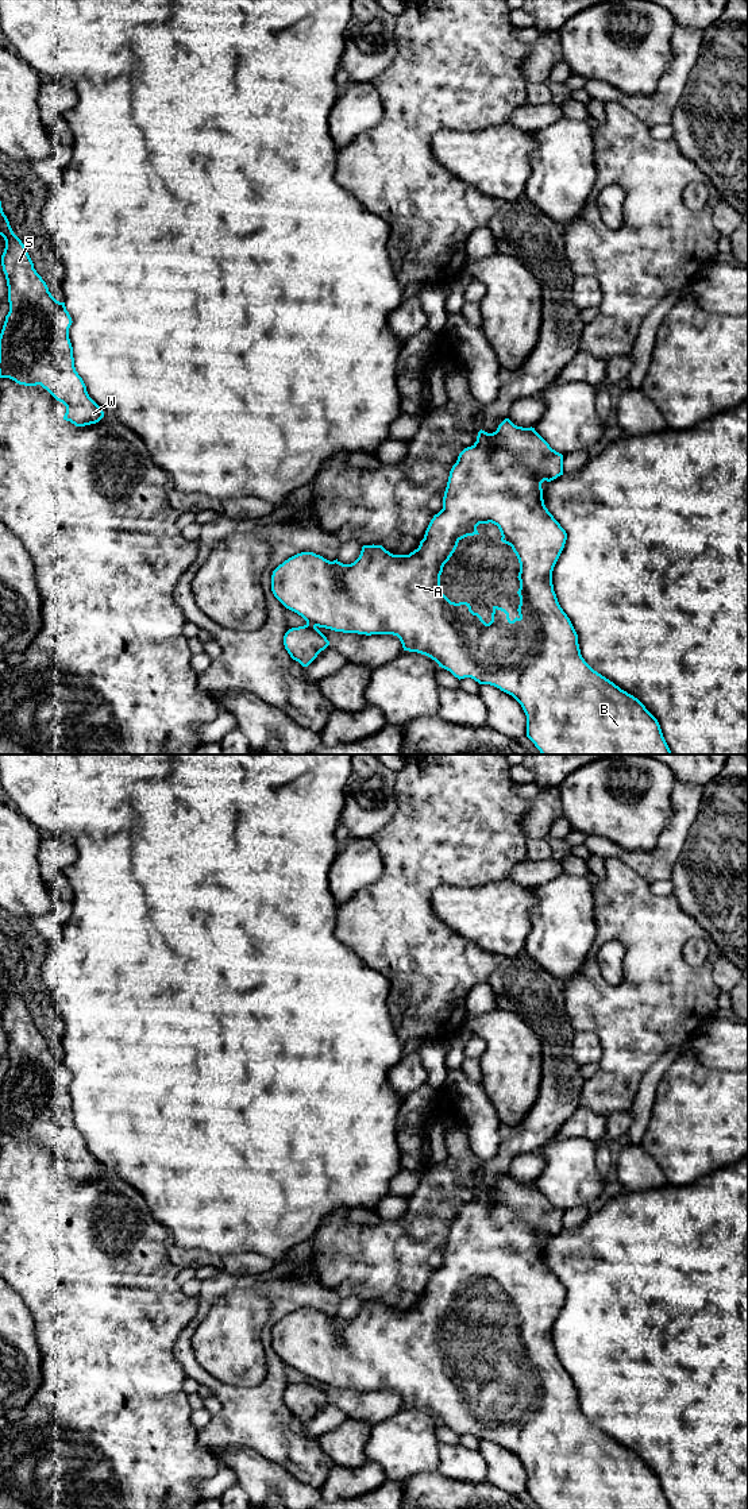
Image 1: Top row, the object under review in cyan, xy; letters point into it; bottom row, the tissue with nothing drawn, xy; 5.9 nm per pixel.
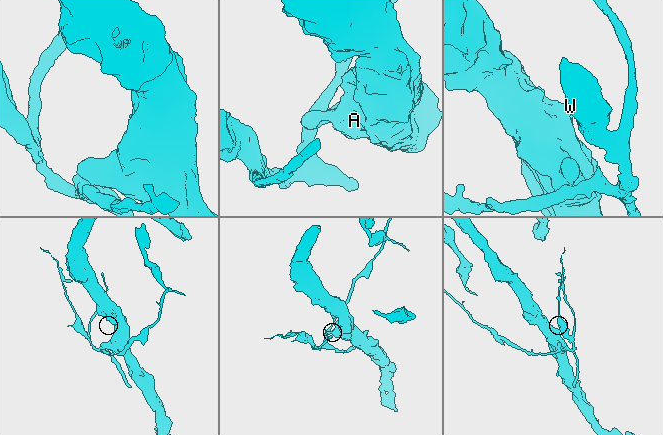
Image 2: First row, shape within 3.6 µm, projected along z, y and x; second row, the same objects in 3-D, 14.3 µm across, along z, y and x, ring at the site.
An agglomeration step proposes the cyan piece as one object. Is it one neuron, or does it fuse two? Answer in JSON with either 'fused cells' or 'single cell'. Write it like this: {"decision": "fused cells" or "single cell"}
{"decision": "fused cells"}

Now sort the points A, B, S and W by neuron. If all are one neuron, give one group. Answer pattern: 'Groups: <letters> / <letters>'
Groups: A B / S W

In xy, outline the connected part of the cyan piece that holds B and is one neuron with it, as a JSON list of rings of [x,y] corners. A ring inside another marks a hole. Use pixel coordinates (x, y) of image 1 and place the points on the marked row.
[[[505,418],[493,433],[487,433],[481,429],[478,432],[477,441],[459,454],[456,463],[450,471],[447,487],[443,497],[443,509],[431,520],[424,539],[420,541],[417,549],[409,555],[393,555],[382,545],[363,545],[359,557],[351,564],[343,564],[338,559],[329,561],[313,552],[301,552],[289,557],[273,571],[271,591],[286,609],[301,615],[309,625],[343,633],[358,633],[366,636],[397,636],[402,644],[404,651],[417,652],[431,657],[439,664],[439,667],[450,671],[459,680],[471,678],[479,684],[490,684],[512,695],[521,705],[527,715],[527,737],[535,744],[541,754],[672,754],[663,737],[658,719],[645,709],[645,706],[637,698],[621,690],[613,682],[594,671],[585,661],[581,655],[578,634],[570,618],[558,602],[552,584],[552,571],[564,548],[567,533],[545,507],[541,483],[544,481],[551,482],[560,475],[563,475],[563,455],[552,449],[550,444],[535,431],[535,428],[517,427],[509,418]],[[489,522],[498,526],[502,536],[501,541],[512,547],[520,563],[520,572],[517,576],[520,580],[520,588],[517,591],[520,597],[520,605],[517,609],[520,617],[516,617],[513,621],[509,618],[509,613],[505,609],[493,606],[491,621],[486,624],[478,613],[471,610],[470,603],[451,602],[443,594],[440,586],[440,575],[443,572],[443,567],[455,552],[458,543],[467,536],[479,534],[477,526],[479,524]]]

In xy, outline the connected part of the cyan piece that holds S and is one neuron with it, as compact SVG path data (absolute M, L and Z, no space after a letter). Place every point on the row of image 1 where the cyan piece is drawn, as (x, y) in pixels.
M0 201L0 235L5 240L1 266L9 312L0 333L0 378L41 385L66 406L63 420L76 427L99 422L103 409L89 397L74 367L69 339L72 317L57 301L14 234Z

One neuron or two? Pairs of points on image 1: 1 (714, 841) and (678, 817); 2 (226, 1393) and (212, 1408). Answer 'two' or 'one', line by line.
1: two
2: two

